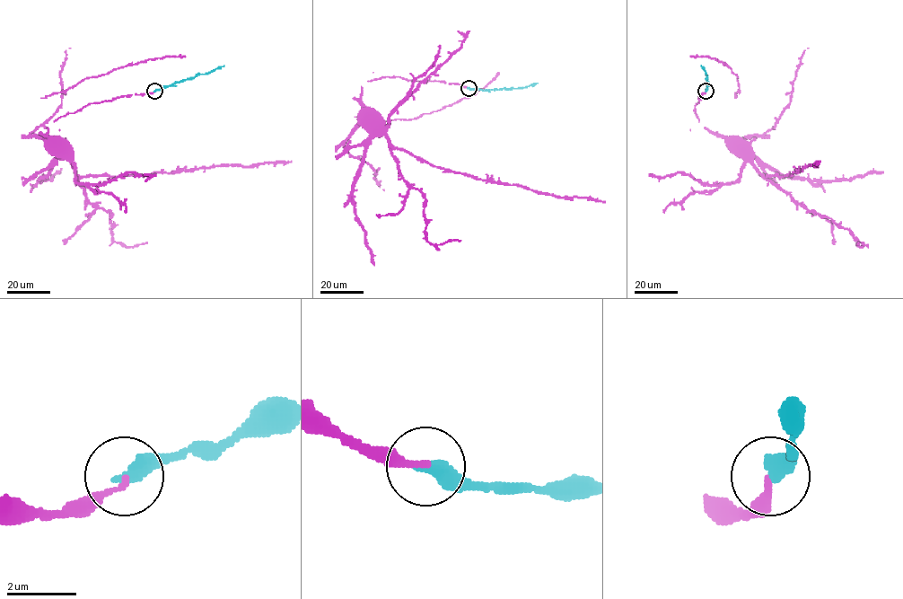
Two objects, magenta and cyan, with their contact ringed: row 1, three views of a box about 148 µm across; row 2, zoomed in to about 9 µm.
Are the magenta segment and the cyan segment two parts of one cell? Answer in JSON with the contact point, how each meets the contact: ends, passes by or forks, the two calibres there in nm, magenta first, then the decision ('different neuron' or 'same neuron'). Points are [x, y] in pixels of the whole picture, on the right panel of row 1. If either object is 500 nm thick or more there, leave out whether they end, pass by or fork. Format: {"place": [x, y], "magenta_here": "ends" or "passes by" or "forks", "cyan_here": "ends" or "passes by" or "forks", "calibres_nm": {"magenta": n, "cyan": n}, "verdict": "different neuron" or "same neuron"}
{"place": [705, 91], "magenta_here": "ends", "cyan_here": "ends", "calibres_nm": {"magenta": 180, "cyan": 440}, "verdict": "same neuron"}

